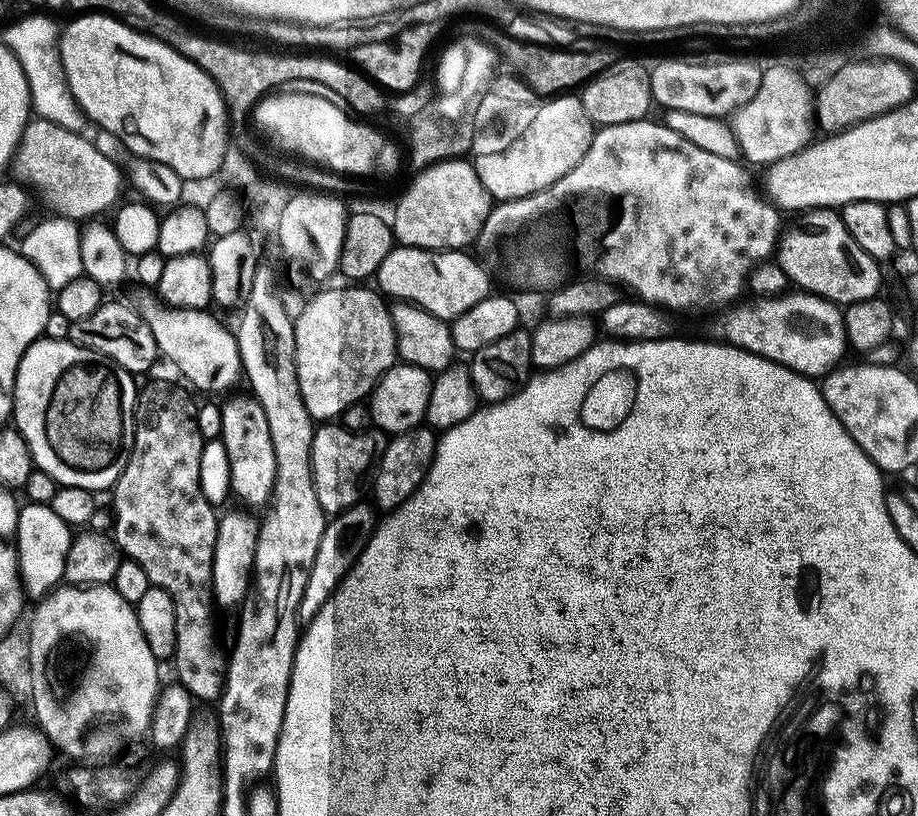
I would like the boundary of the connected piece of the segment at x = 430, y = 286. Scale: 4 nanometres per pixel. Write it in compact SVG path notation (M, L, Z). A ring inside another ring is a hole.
M394 246L390 250L390 254L386 254L386 259L376 271L374 280L375 283L380 283L379 291L385 297L393 296L391 298L393 301L416 305L422 310L434 314L434 318L451 322L456 320L460 314L466 314L466 310L470 310L470 306L482 302L482 298L486 298L493 291L492 280L488 277L487 270L474 257L467 256L468 254L464 250L435 252L425 248Z

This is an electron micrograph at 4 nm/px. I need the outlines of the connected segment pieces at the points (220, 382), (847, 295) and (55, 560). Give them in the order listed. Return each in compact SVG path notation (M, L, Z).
M159 306L156 310L145 311L144 317L148 325L151 328L151 333L154 334L155 344L157 351L164 357L164 355L176 366L177 370L185 377L182 377L195 391L202 391L208 393L208 396L216 396L212 394L224 394L228 390L232 389L239 381L242 380L243 367L241 364L240 351L238 350L238 344L235 337L235 333L218 320L216 320L207 309L199 308L174 308L170 309L166 306Z
M816 210L811 213L812 216L808 220L808 228L800 228L788 241L785 239L778 248L778 265L782 271L788 276L789 281L793 285L797 284L797 289L803 290L805 293L813 296L820 296L823 300L828 300L831 304L837 306L847 306L854 302L862 302L863 300L874 300L881 295L880 292L880 268L881 265L874 258L870 258L870 254L866 254L866 250L862 250L862 246L858 246L858 242L854 242L854 238L850 238L850 230L846 230L844 225L844 217L839 211L836 210Z
M25 503L16 518L14 547L21 585L29 597L43 598L64 580L66 554L72 545L73 529L47 504Z

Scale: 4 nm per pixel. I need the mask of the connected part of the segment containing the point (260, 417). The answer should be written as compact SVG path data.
M254 398L248 400L232 400L221 407L221 432L219 437L224 441L226 454L229 455L229 478L231 495L237 496L244 504L267 505L272 499L272 488L276 485L276 458L274 442L270 436L270 422L266 422L266 414L262 406Z

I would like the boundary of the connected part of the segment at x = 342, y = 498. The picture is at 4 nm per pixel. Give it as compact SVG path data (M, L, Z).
M324 422L312 433L312 481L314 494L318 494L318 502L326 514L344 512L350 506L361 503L363 494L369 487L370 481L380 465L382 454L386 450L389 437L379 430L367 432L351 432L336 422Z

